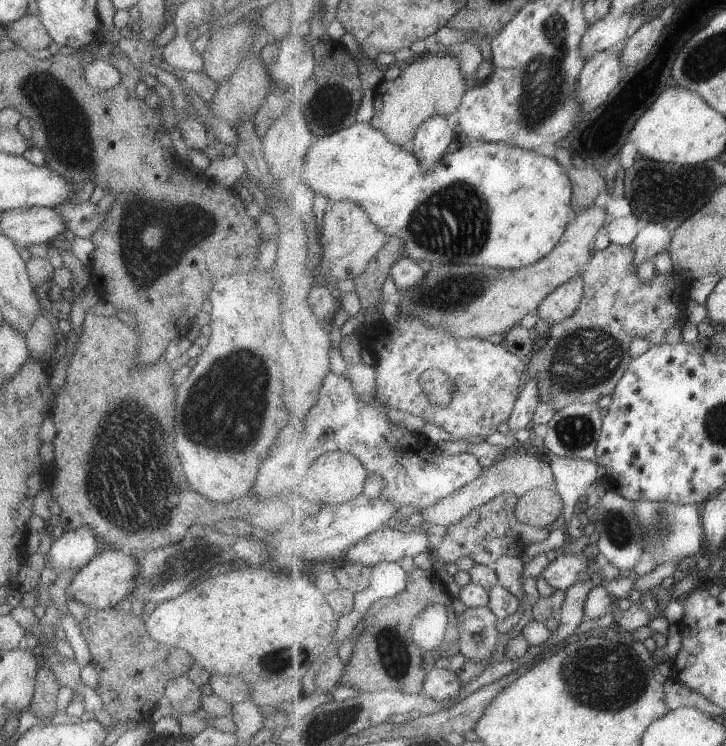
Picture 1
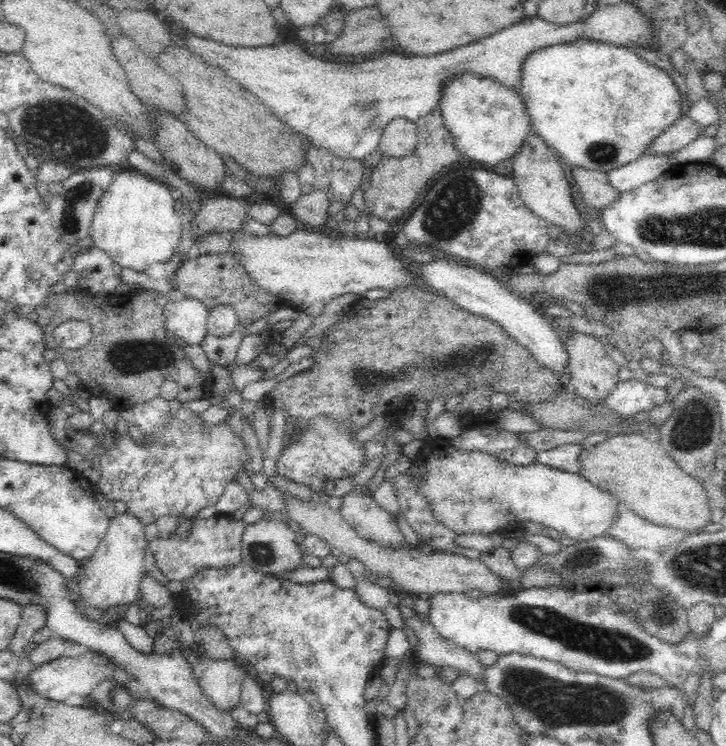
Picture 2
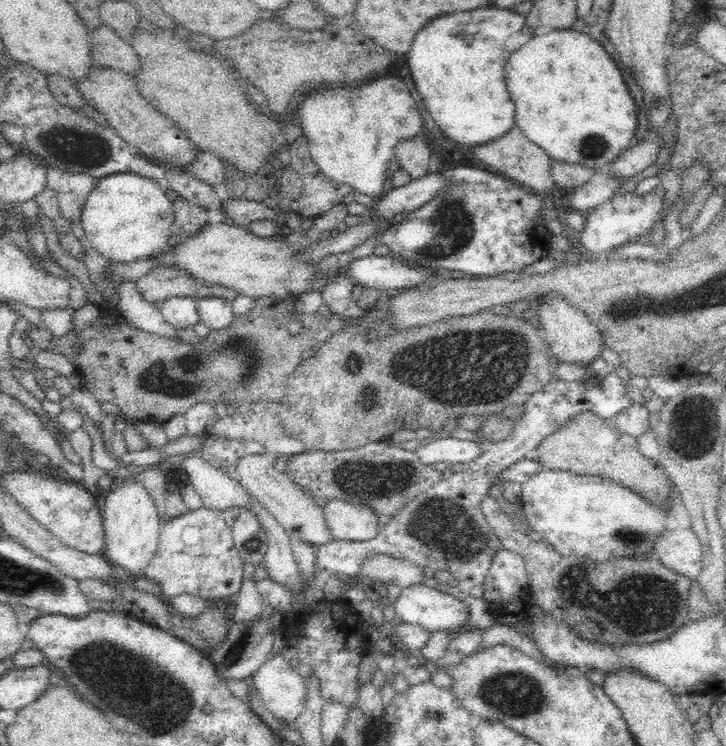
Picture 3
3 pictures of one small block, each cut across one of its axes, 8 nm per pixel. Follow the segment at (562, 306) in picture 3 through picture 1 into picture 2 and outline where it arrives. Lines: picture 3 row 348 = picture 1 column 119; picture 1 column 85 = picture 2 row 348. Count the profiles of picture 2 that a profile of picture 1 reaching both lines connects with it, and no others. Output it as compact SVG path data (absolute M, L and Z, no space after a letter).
M578 331L568 334L563 343L568 355L566 371L568 372L570 386L580 397L592 402L594 406L598 405L619 381L616 376L619 367L608 354L608 347L602 339Z

